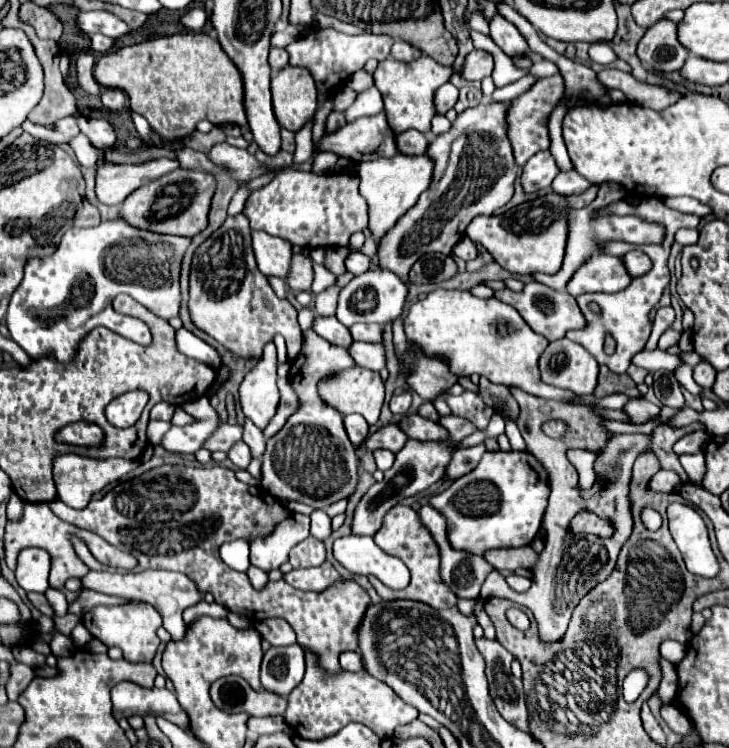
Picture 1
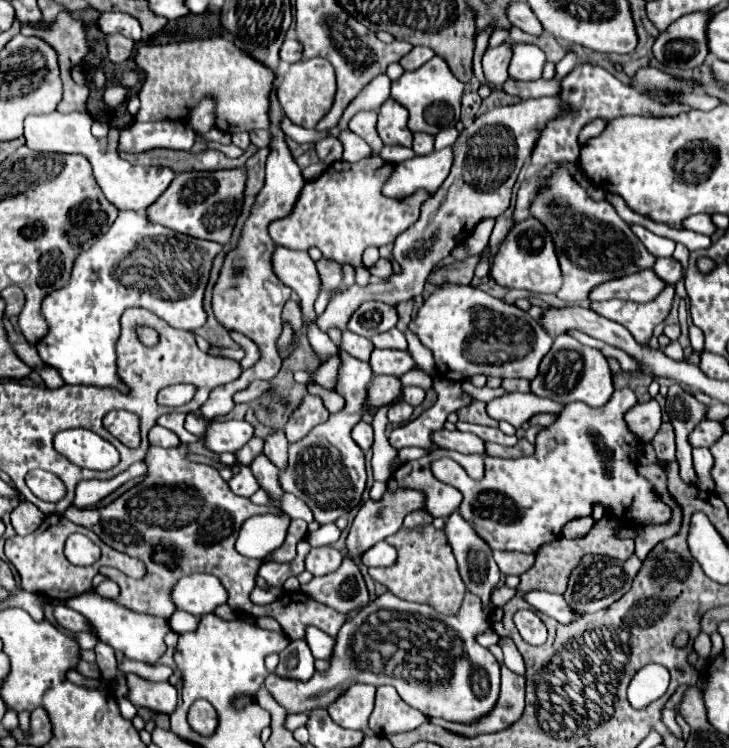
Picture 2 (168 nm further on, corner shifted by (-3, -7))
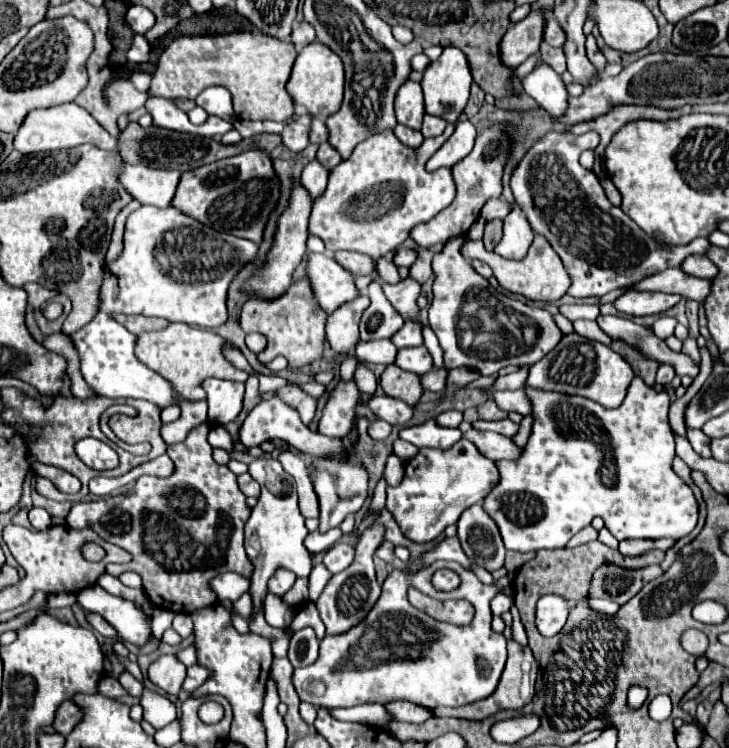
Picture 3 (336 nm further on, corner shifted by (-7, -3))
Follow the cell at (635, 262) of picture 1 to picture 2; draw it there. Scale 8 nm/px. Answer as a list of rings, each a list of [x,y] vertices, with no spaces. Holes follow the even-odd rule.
[[[657,258],[657,264],[653,266],[653,270],[659,274],[661,280],[669,284],[677,284],[685,276],[685,268],[675,258]]]

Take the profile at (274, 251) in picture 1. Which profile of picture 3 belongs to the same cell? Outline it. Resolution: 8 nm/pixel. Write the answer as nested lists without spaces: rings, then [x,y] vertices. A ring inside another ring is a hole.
[[[307,254],[307,280],[313,290],[315,302],[329,314],[339,304],[359,296],[355,278],[349,276],[329,254]]]

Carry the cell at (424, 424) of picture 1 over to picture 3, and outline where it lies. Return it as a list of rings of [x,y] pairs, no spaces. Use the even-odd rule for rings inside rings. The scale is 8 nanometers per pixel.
[[[469,430],[465,434],[465,438],[469,438],[483,456],[487,456],[489,460],[497,462],[497,460],[515,460],[515,456],[519,456],[519,448],[515,448],[515,444],[511,442],[511,438],[499,436],[497,432],[479,432],[479,430]]]

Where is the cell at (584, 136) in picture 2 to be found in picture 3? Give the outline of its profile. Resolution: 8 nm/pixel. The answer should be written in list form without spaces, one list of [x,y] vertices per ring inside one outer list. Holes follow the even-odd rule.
[[[551,132],[525,154],[511,176],[515,202],[523,208],[531,228],[543,234],[559,254],[571,276],[567,294],[573,298],[601,298],[615,288],[633,286],[655,272],[677,268],[687,256],[703,254],[709,248],[707,238],[695,238],[685,246],[657,244],[619,206],[613,206],[597,176],[579,164],[581,152],[597,146],[597,132],[583,136]]]

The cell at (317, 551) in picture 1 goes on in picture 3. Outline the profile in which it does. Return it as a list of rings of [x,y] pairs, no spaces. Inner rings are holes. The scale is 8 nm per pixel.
[[[337,542],[337,544],[331,546],[329,550],[325,550],[325,554],[323,554],[323,564],[325,564],[325,568],[327,568],[331,574],[337,574],[337,572],[345,570],[345,568],[351,564],[353,556],[355,556],[353,546],[349,546],[349,544],[345,544],[345,542]]]

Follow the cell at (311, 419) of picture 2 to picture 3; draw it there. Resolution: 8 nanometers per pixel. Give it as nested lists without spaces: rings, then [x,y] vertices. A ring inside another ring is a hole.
[[[339,378],[325,402],[323,416],[317,424],[317,432],[333,438],[345,436],[355,420],[357,402],[359,402],[359,390],[355,388],[355,382]]]

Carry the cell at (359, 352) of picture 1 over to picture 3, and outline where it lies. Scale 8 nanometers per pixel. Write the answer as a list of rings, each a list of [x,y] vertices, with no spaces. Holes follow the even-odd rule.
[[[425,346],[401,348],[395,356],[395,366],[415,372],[415,374],[425,374],[433,368],[433,360],[431,360],[431,354],[427,352]]]

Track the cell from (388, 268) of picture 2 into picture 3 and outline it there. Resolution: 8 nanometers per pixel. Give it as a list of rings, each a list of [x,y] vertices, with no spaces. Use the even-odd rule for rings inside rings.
[[[399,248],[395,252],[393,262],[395,262],[395,266],[407,266],[409,268],[415,262],[415,252],[413,250],[407,250],[407,248]]]

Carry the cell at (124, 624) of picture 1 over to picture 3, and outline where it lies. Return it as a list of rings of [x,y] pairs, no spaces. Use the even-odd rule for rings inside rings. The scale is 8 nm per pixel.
[[[99,584],[79,592],[77,604],[89,612],[101,614],[117,630],[117,638],[123,642],[145,646],[151,640],[149,616],[133,602],[105,592]]]

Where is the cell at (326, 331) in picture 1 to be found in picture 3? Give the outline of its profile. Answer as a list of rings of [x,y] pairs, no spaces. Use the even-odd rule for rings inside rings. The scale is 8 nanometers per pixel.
[[[359,340],[355,346],[357,358],[369,364],[393,364],[395,352],[397,348],[391,344],[391,340]]]

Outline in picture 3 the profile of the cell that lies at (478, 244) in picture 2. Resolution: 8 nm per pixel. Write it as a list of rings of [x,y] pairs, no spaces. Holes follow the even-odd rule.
[[[499,198],[499,200],[489,200],[485,206],[483,206],[483,210],[481,210],[481,218],[485,218],[487,222],[489,220],[503,220],[507,214],[509,214],[509,210],[511,210],[511,206],[503,200],[503,198]]]

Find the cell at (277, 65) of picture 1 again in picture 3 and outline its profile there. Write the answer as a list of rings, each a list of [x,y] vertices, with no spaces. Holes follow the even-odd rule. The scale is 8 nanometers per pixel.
[[[301,22],[299,26],[295,26],[295,30],[293,30],[293,34],[291,34],[291,42],[293,42],[293,46],[295,46],[297,50],[301,50],[301,48],[307,46],[307,44],[311,44],[313,40],[315,40],[315,30],[311,28],[311,24]]]

